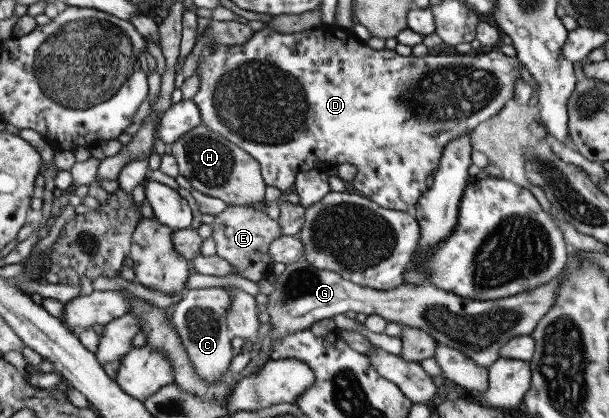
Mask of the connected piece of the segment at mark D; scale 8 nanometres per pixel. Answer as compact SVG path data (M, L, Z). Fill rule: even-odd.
M322 25L321 37L315 31L297 32L291 35L281 35L273 33L266 28L251 34L251 38L243 44L233 46L218 45L215 52L201 55L197 62L197 77L199 77L199 88L192 97L200 115L200 122L214 133L233 143L237 148L243 150L245 154L255 158L260 167L260 174L265 185L272 185L282 193L292 191L292 185L296 173L319 170L325 172L332 167L337 167L340 163L351 163L355 165L358 176L351 180L351 187L356 189L360 195L369 198L383 209L393 211L412 211L421 194L427 189L427 177L433 175L436 169L444 146L453 139L467 136L472 129L475 129L482 121L497 115L500 109L513 97L513 83L515 80L525 77L517 69L518 60L516 57L507 57L499 51L489 51L482 49L478 52L468 54L457 54L447 56L437 52L429 52L423 57L407 56L403 57L394 51L385 48L381 51L374 51L362 43L347 28L339 28L336 25Z

